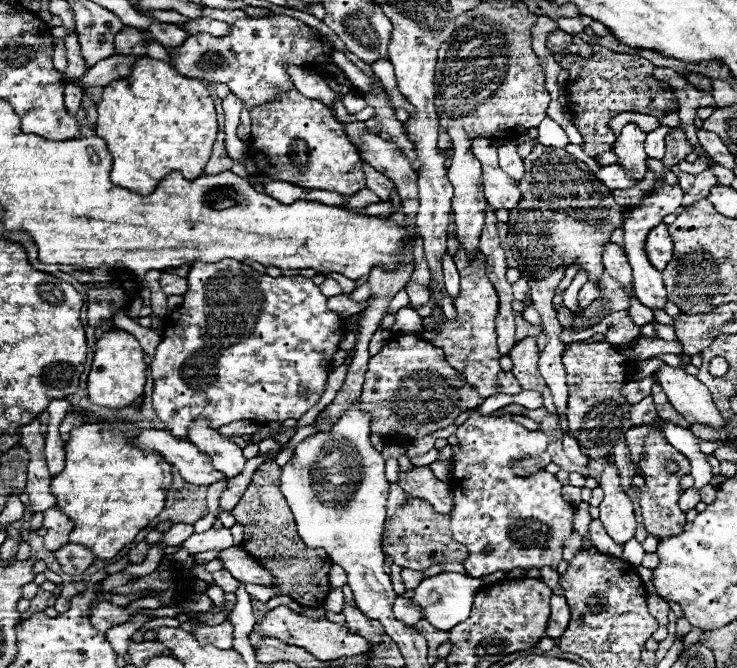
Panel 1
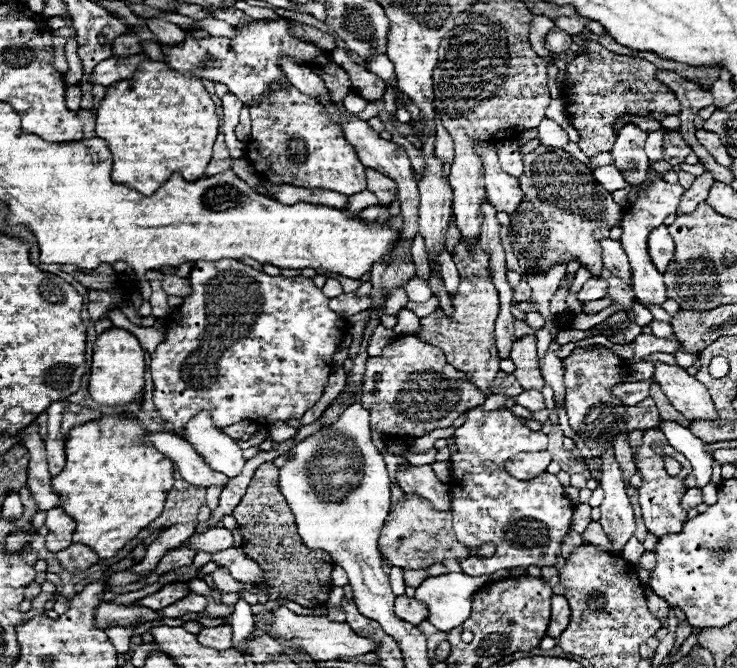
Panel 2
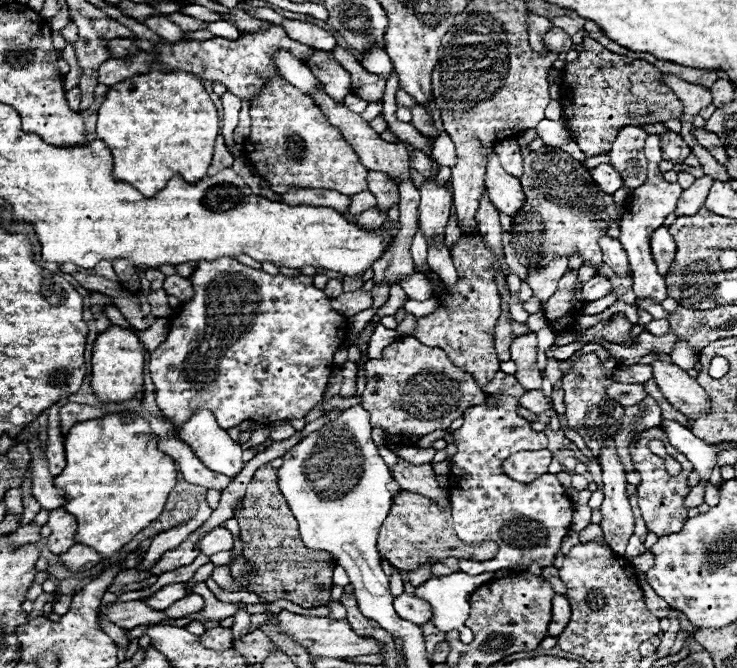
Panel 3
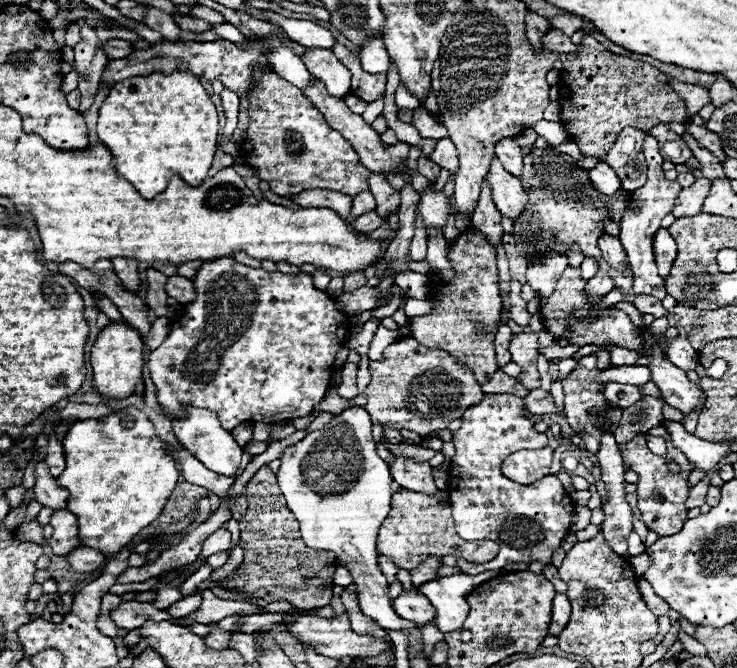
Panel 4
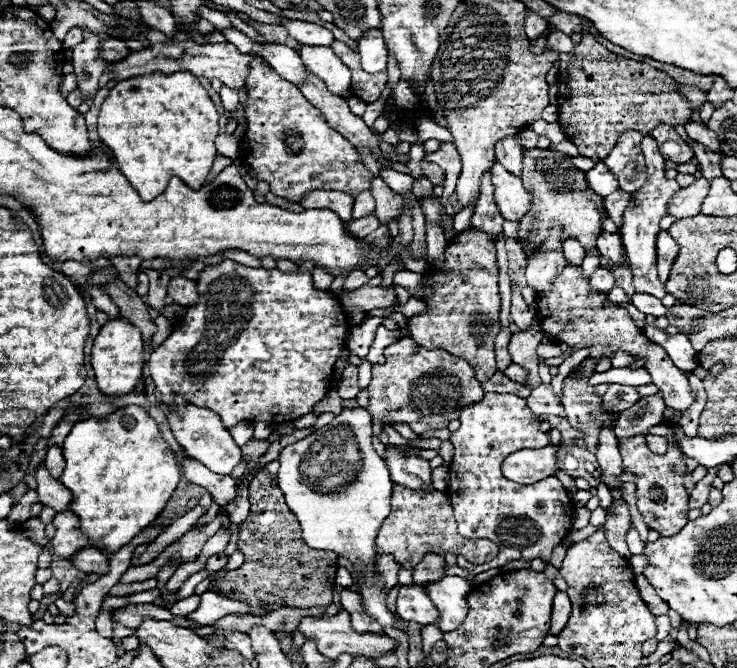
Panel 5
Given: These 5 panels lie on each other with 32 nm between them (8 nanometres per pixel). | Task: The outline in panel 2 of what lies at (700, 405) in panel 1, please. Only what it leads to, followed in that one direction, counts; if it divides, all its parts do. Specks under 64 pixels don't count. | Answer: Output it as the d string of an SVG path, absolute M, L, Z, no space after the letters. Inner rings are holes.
M656 364L654 380L660 384L662 392L668 396L670 404L684 414L690 422L696 420L716 420L718 412L712 404L712 398L704 384L700 384L694 376L686 374L680 366Z

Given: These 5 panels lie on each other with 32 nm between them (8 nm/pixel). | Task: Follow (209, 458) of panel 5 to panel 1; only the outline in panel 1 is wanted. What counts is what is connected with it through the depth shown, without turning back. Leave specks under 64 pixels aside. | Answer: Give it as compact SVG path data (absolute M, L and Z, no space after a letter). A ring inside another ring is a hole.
M196 420L196 424L190 426L188 440L202 452L210 454L212 464L218 472L222 472L226 478L234 478L242 472L244 464L248 462L242 456L242 448L238 448L234 442L230 442L226 436L220 436L218 430L208 428L204 420Z

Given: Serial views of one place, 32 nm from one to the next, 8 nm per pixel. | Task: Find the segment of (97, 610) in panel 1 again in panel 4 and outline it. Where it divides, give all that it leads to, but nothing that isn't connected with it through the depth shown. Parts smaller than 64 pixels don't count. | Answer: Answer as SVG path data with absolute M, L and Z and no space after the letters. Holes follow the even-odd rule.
M122 602L120 606L110 610L110 618L116 622L116 626L134 630L144 624L144 620L172 620L172 616L166 610L158 610L148 602Z

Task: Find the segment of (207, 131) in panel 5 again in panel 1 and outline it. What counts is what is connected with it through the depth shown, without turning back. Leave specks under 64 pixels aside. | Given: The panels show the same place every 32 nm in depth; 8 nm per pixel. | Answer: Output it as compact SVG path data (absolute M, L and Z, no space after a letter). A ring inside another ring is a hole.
M142 56L132 64L128 78L118 78L104 86L96 108L96 136L106 140L114 160L110 172L112 184L148 196L170 172L182 172L188 180L204 172L218 122L214 100L198 78L186 78L164 60Z

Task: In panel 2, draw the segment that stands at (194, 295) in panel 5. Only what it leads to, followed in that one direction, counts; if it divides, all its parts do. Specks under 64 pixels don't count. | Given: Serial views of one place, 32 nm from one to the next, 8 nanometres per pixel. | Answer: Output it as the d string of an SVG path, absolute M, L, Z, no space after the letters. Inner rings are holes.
M164 274L162 288L168 296L188 296L190 294L190 284L186 278L180 278L176 274Z

